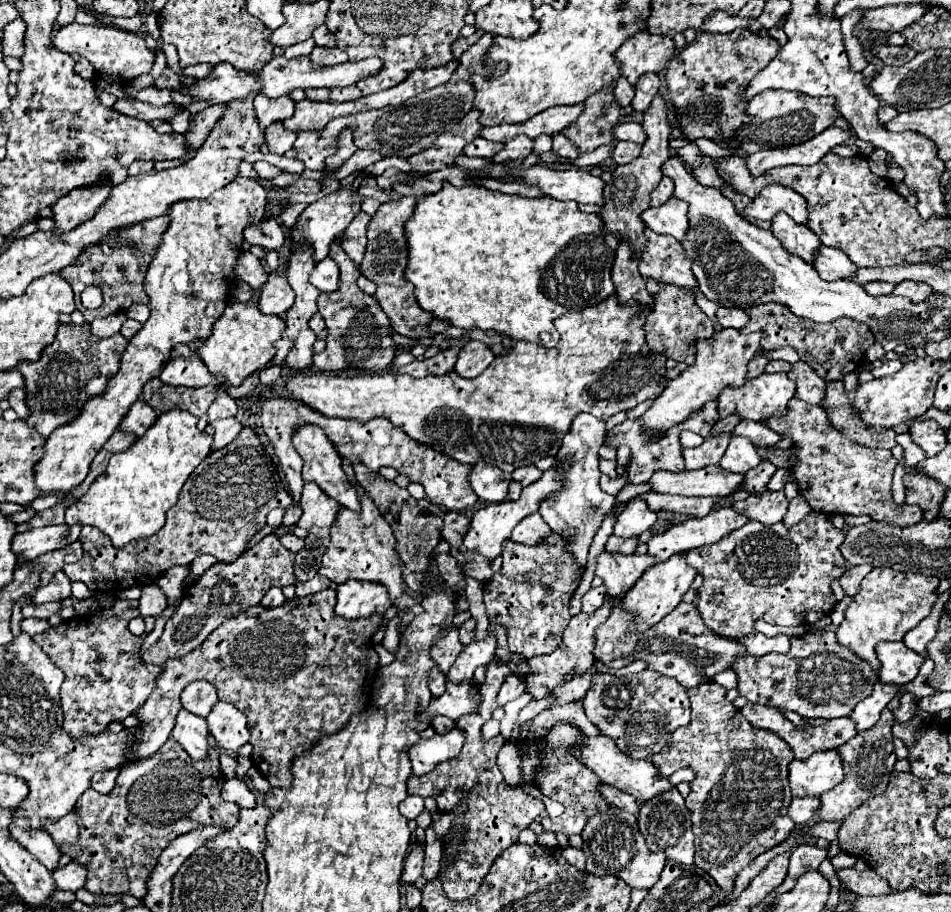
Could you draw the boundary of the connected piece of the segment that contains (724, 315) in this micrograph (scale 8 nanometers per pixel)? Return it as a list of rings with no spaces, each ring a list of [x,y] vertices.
[[[719,308],[717,310],[717,322],[723,326],[723,328],[735,328],[735,330],[741,330],[745,324],[747,324],[747,312],[741,310],[741,308]]]

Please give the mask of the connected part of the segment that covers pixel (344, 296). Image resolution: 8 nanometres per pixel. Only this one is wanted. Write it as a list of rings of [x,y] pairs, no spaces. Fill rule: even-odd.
[[[343,234],[331,242],[329,256],[337,262],[341,270],[341,284],[339,290],[331,294],[319,294],[317,308],[327,324],[327,348],[321,354],[313,356],[313,364],[321,372],[341,372],[341,370],[361,370],[365,374],[379,374],[385,370],[393,358],[395,358],[395,342],[391,338],[389,318],[379,308],[377,300],[373,302],[373,296],[367,296],[359,290],[357,278],[361,276],[359,268],[347,254],[343,254],[343,248],[339,246],[343,242]]]

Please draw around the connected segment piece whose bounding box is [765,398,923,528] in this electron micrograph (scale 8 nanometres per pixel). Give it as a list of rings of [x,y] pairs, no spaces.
[[[793,398],[789,402],[789,412],[783,418],[769,418],[765,422],[771,430],[779,432],[783,438],[795,442],[793,452],[797,454],[797,464],[791,472],[797,476],[799,492],[807,498],[809,506],[821,514],[867,514],[877,522],[889,522],[895,526],[911,526],[923,520],[919,506],[895,504],[891,494],[893,470],[897,460],[891,450],[871,450],[849,442],[843,434],[831,428],[827,412],[821,406],[811,406]]]

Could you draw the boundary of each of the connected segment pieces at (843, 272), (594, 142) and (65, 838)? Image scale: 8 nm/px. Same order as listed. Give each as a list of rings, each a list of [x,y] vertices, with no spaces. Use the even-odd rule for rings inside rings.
[[[821,246],[815,250],[815,262],[813,268],[819,272],[823,280],[837,280],[837,278],[849,278],[855,274],[857,266],[837,248]]]
[[[601,90],[585,100],[585,110],[563,130],[563,134],[579,152],[591,152],[603,144],[611,144],[613,128],[631,112],[631,106],[621,108],[617,104],[615,94]]]
[[[67,814],[67,818],[61,818],[57,822],[43,822],[45,830],[53,836],[55,844],[63,844],[63,842],[71,842],[75,844],[77,836],[79,836],[79,826],[77,826],[77,818],[75,814]]]

